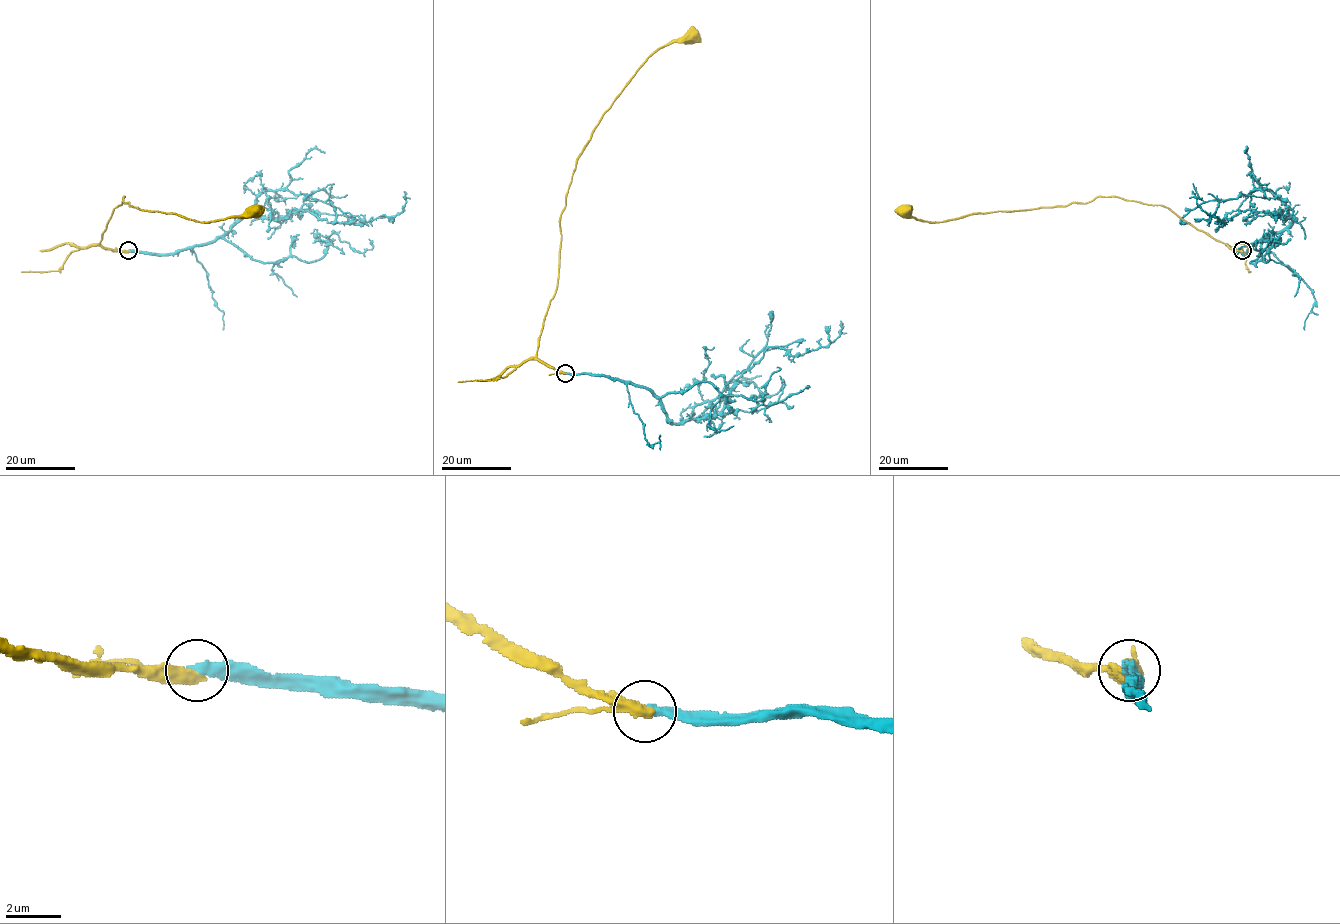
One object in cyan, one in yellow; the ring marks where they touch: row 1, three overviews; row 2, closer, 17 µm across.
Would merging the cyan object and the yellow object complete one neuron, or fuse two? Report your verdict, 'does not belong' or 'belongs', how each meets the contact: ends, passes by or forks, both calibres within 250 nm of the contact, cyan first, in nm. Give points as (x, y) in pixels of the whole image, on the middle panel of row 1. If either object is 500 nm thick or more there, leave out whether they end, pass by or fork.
does not belong; cyan ends there; yellow ends there; 400 nm thick on the cyan side, 440 nm on the other

